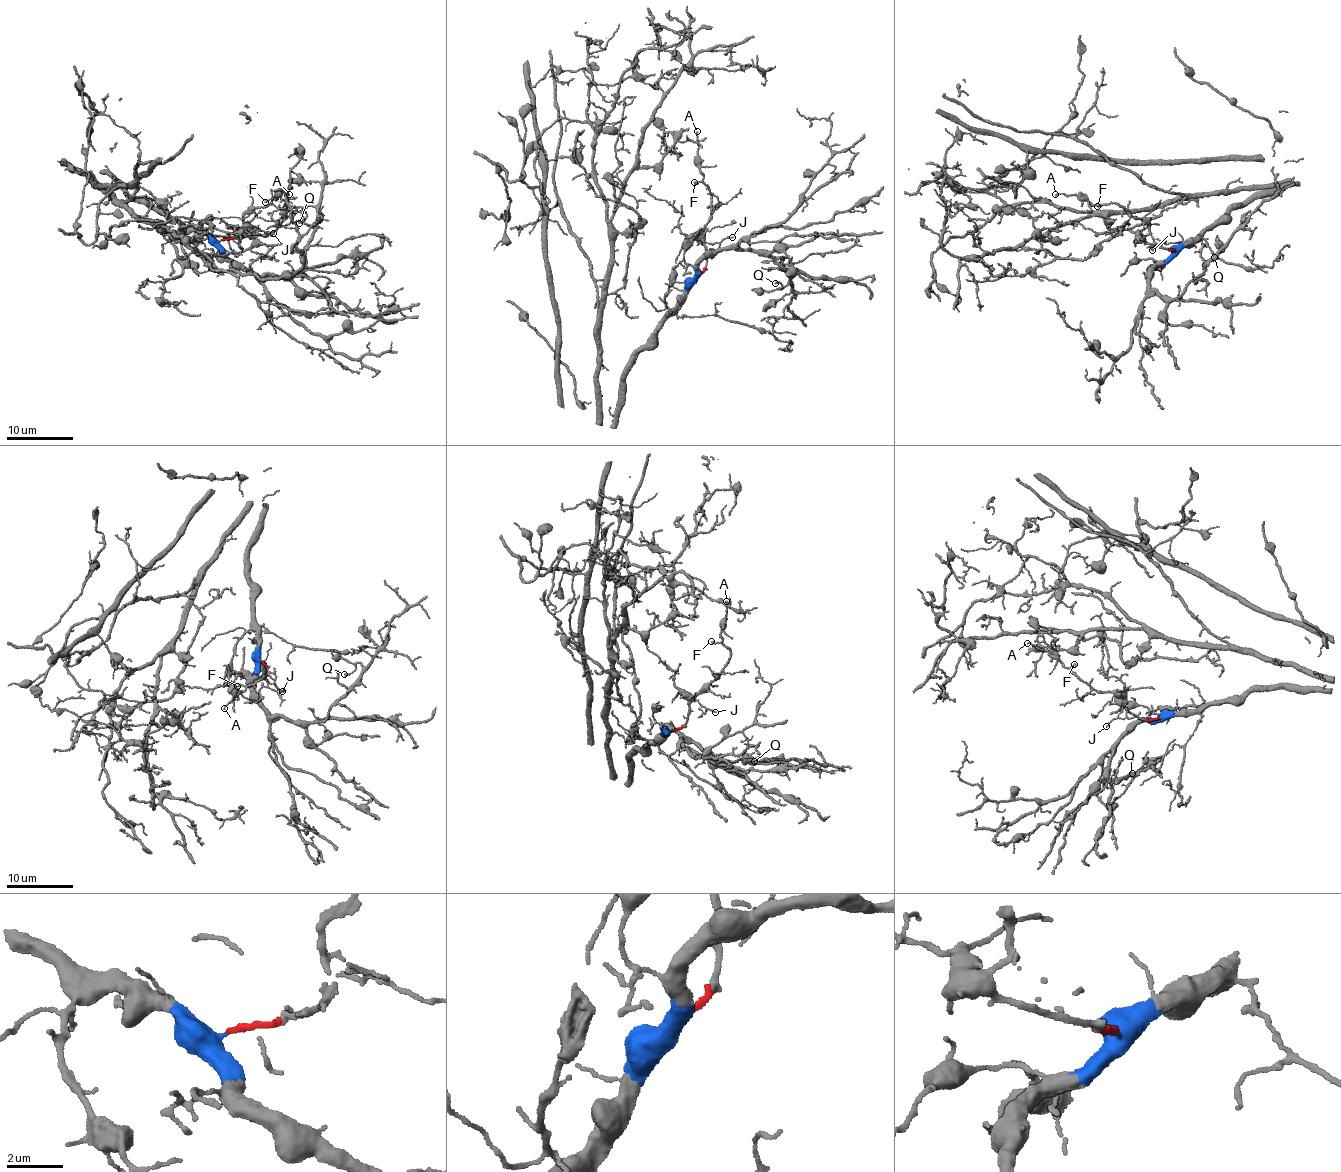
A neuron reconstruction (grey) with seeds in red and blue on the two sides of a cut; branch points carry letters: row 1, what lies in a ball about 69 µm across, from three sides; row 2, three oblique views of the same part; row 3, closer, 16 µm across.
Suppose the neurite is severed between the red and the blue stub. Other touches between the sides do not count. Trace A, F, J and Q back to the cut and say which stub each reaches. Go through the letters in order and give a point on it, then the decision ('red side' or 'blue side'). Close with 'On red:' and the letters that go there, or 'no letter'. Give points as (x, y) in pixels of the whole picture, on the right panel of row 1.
A: place (1055, 194); red side
F: place (1097, 206); red side
J: place (1152, 250); red side
Q: place (1214, 257); blue side
On red: A, F, J

